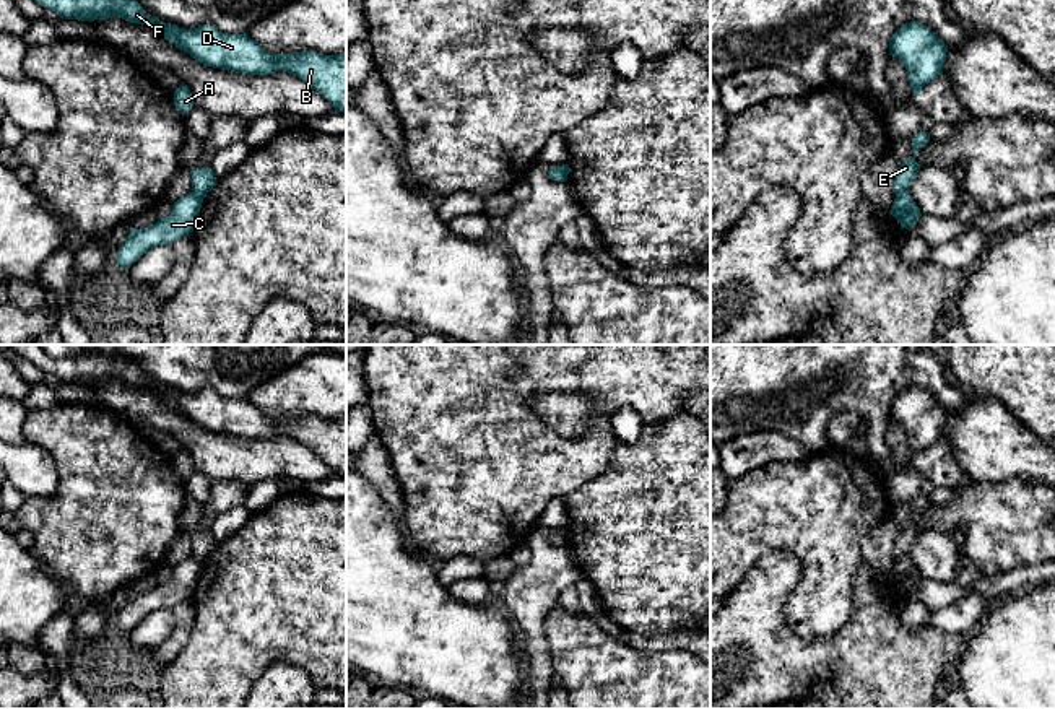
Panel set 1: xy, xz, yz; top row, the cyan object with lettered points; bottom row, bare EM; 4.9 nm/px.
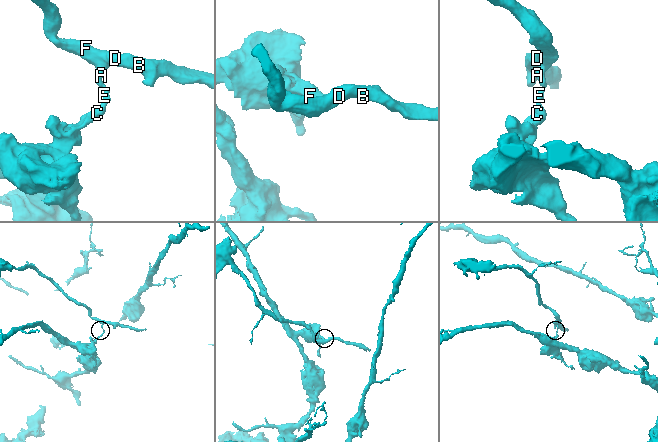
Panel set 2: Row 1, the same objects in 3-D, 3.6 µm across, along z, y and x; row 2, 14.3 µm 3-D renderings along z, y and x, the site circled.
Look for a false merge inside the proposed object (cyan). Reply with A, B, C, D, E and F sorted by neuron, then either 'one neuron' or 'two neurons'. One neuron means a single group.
groups A B D E F / C; two neurons

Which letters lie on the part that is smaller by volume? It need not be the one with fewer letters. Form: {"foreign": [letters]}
{"foreign": ["A", "B", "D", "E", "F"]}

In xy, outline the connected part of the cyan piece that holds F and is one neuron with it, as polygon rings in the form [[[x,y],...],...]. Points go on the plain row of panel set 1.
[[[41,345],[8,346],[65,384],[91,387],[119,381],[130,387],[151,389],[166,405],[205,431],[249,439],[288,436],[319,455],[335,472],[335,476],[346,478],[346,416],[336,420],[323,420],[314,415],[270,418],[245,397],[226,398],[211,389],[185,394],[172,387],[163,387],[156,381],[150,381],[128,359],[106,358],[102,354],[54,358]]]

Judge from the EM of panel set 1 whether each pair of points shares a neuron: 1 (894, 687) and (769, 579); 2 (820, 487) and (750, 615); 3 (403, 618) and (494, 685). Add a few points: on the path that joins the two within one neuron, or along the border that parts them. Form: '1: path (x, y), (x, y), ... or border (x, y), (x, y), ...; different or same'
1: path (852, 672), (829, 661), (807, 661), (769, 622); same
2: border (751, 568), (785, 550), (802, 574); different
3: path (426, 638), (441, 648), (462, 652), (472, 662); same

